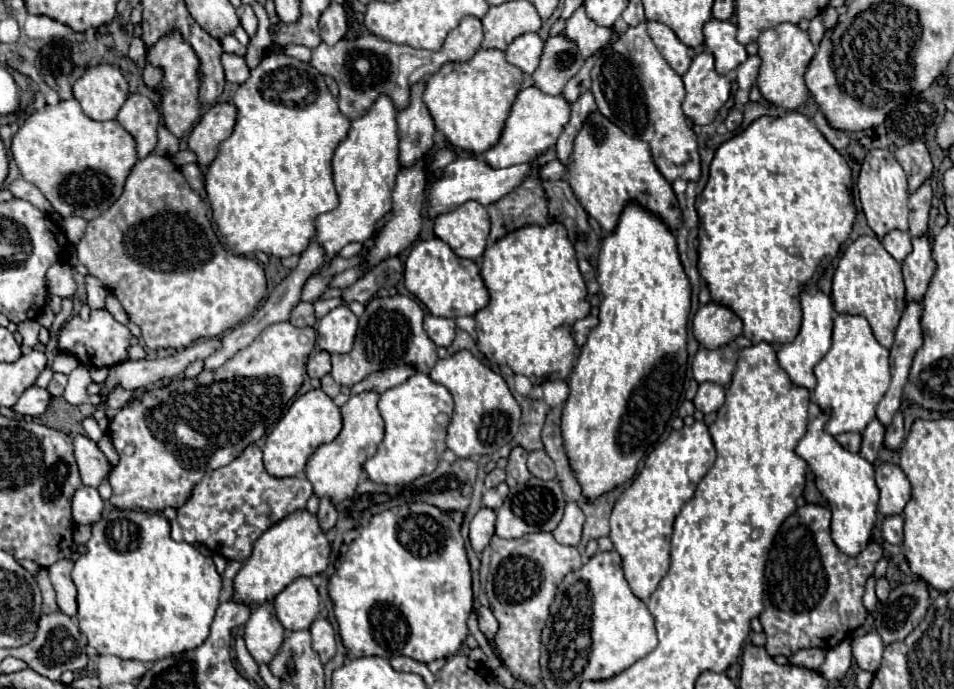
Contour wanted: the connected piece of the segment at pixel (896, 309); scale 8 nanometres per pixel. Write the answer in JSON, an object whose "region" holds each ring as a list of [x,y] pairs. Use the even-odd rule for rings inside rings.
{"region":[[[860,236],[842,254],[832,280],[832,304],[840,314],[858,314],[870,322],[874,338],[890,348],[894,342],[894,328],[906,308],[904,302],[902,264],[896,262],[880,244],[876,236]]]}

